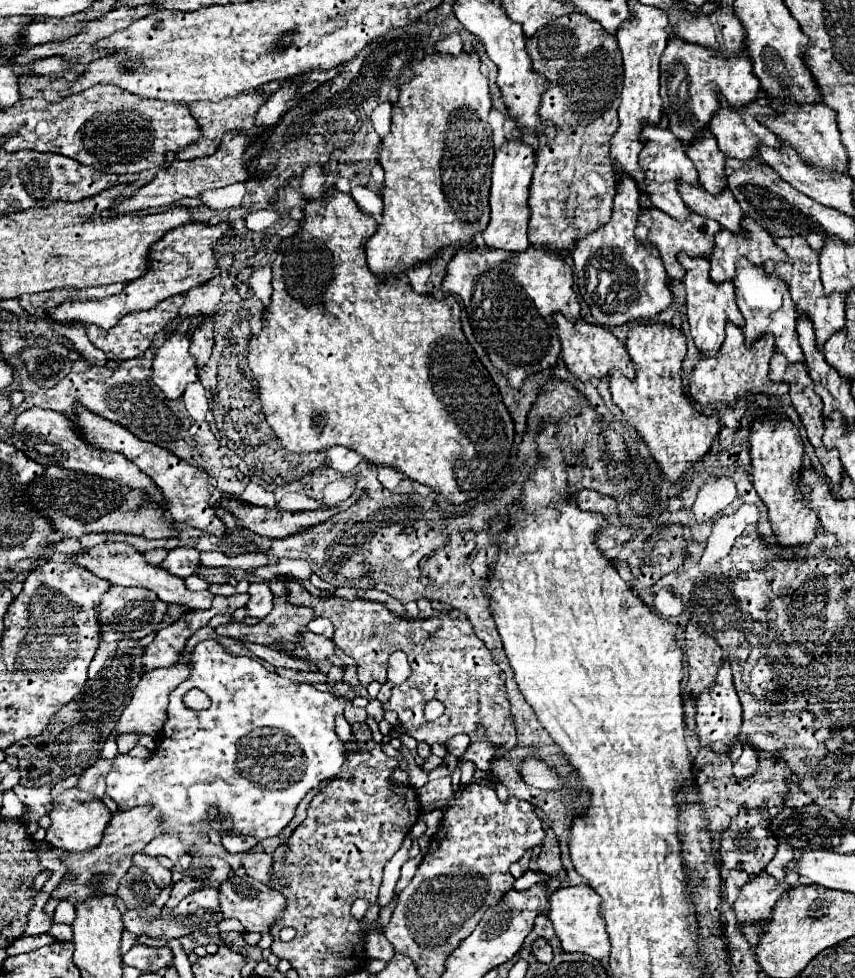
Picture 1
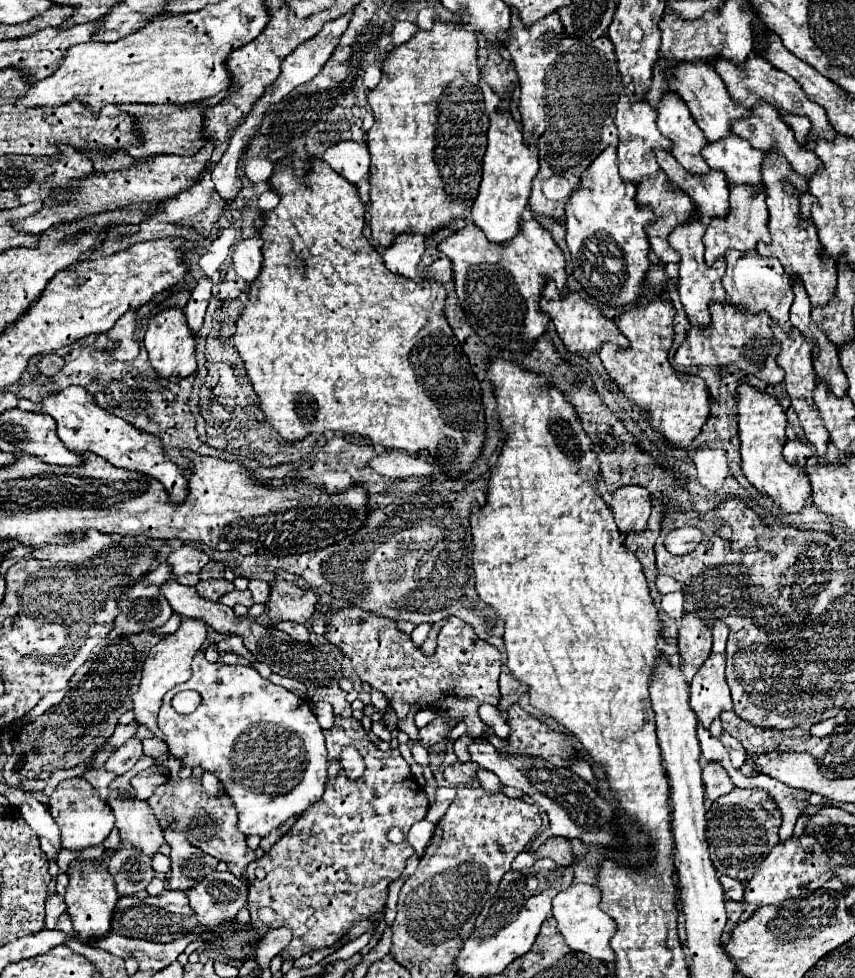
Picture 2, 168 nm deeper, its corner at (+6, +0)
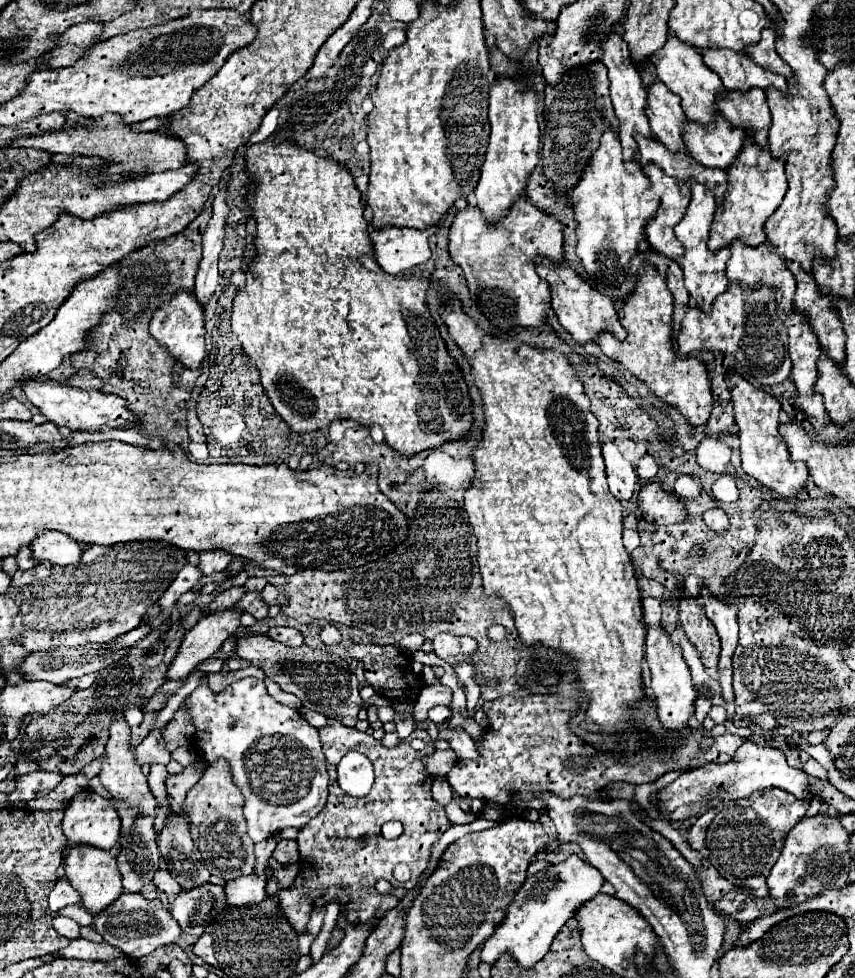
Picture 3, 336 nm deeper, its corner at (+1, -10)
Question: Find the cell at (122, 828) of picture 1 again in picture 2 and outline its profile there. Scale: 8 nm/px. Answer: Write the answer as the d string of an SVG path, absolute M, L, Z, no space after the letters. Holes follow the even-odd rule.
M187 778L187 780L169 780L163 786L157 786L153 796L147 800L153 814L161 822L161 826L167 830L177 830L187 834L189 828L189 842L203 852L211 854L217 860L227 862L229 872L235 876L243 876L249 862L255 860L255 852L245 844L245 836L237 830L237 812L231 804L231 798L227 794L221 794L221 798L209 798L201 786L199 778ZM167 816L173 816L173 822L167 822Z

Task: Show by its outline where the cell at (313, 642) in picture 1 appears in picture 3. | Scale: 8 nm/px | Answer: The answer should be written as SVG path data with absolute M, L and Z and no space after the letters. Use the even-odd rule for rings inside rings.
M272 626L266 634L268 634L272 640L276 640L276 642L280 642L280 644L286 644L286 646L292 646L292 648L304 644L304 636L302 636L296 628L288 628L288 626L284 626L284 628Z

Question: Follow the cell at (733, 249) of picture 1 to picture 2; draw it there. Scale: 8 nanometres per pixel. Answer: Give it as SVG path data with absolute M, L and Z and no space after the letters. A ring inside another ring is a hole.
M733 186L729 202L731 202L729 214L725 218L713 218L703 236L705 264L709 266L717 258L723 258L729 250L755 250L757 242L771 242L767 230L767 206L763 192L755 194L751 186Z

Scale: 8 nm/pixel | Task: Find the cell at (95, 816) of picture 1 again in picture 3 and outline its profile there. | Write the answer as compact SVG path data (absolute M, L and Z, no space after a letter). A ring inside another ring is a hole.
M82 790L68 802L62 828L70 842L110 850L120 838L120 816L112 800Z

